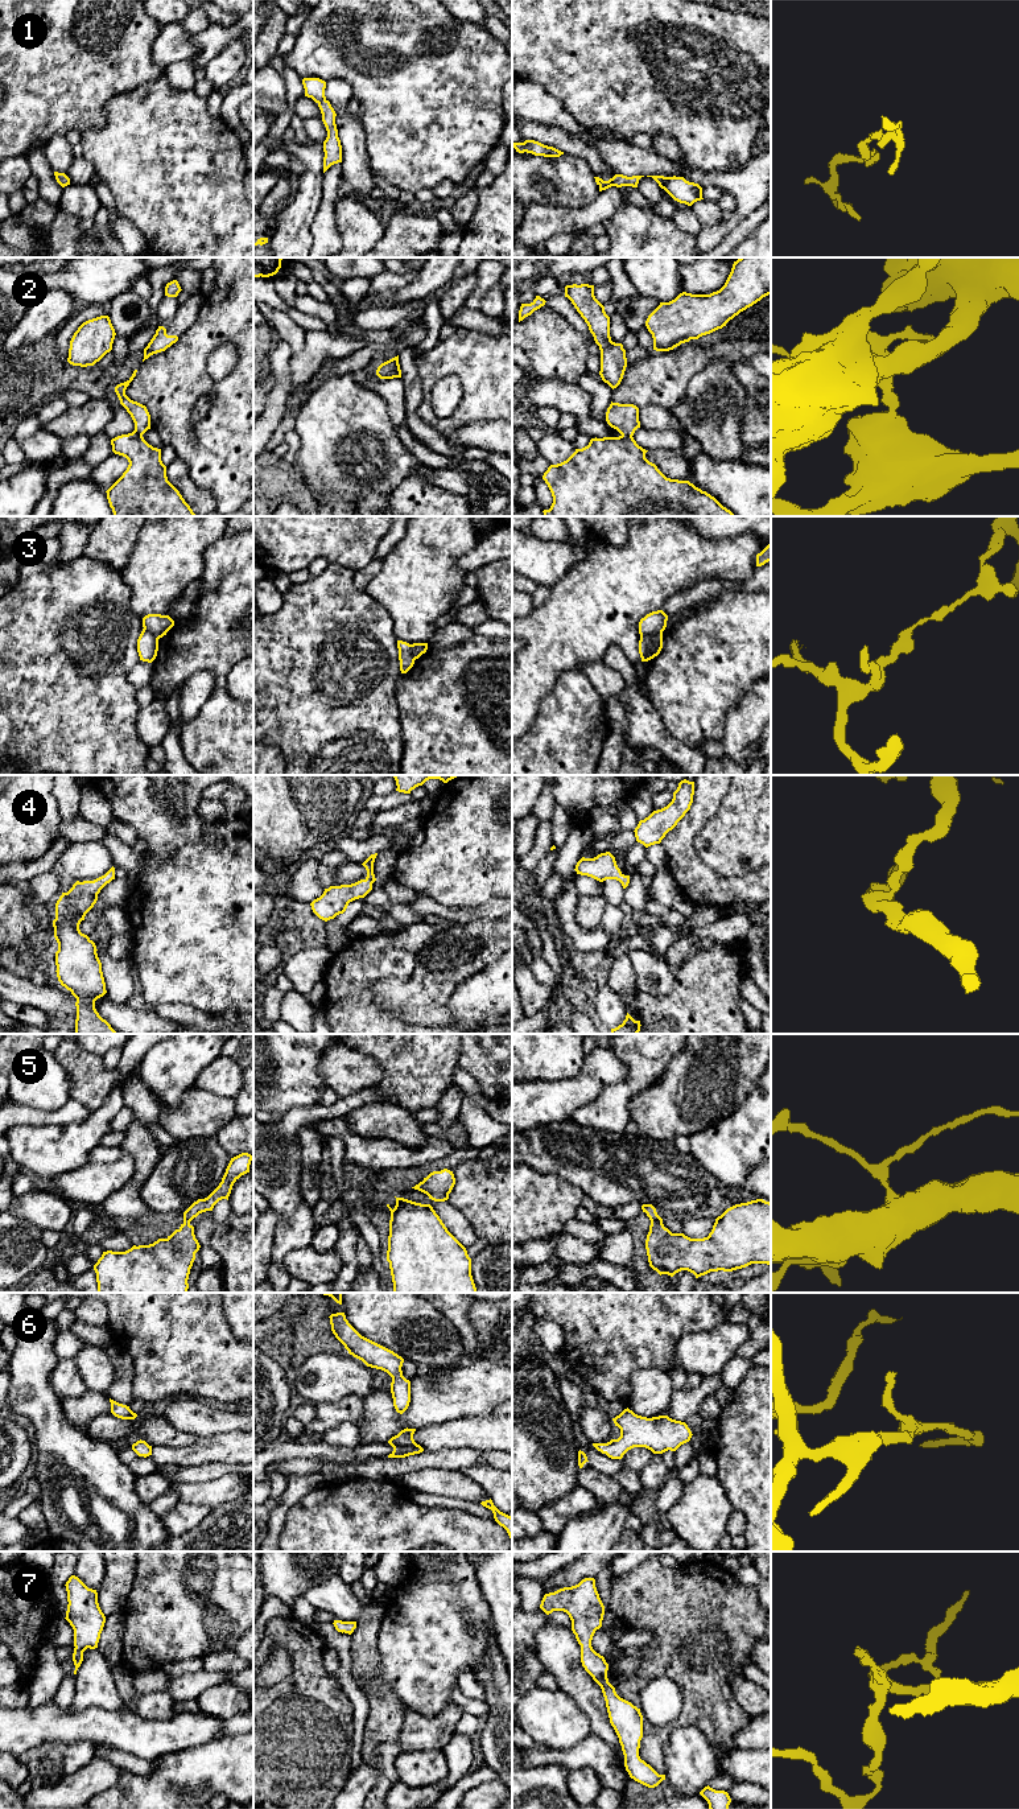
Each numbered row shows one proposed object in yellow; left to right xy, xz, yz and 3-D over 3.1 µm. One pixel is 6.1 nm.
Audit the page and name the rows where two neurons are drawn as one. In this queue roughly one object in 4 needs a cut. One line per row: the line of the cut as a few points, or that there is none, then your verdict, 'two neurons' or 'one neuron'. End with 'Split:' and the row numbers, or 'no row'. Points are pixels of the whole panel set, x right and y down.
1: no cut; one neuron
2: cut in yz along (622, 433), (631, 436); two neurons
3: cut in yz along (661, 631), (640, 637); two neurons
4: no cut; one neuron
5: no cut; one neuron
6: no cut; one neuron
7: no cut; one neuron
Split: 2, 3

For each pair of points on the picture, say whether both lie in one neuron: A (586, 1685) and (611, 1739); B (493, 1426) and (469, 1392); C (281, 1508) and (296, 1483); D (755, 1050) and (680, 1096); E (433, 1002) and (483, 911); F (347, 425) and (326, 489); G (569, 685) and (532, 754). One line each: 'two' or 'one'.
A: one
B: two
C: one
D: one
E: two
F: one
G: one

